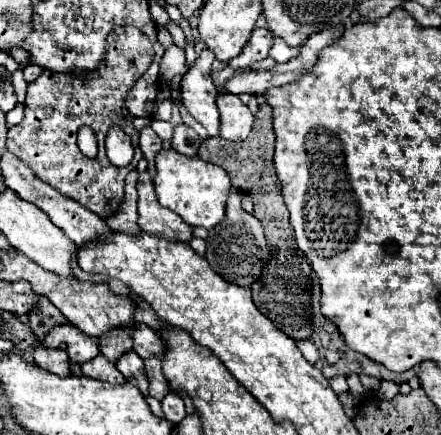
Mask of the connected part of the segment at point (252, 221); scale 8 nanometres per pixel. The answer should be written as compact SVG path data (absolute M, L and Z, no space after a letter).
M232 189L230 197L228 197L226 219L208 231L206 245L208 245L206 259L208 259L210 267L222 279L226 279L228 283L240 285L240 287L250 287L258 279L258 275L260 275L262 267L268 263L268 255L270 255L268 241L264 237L264 227L252 213L246 213L240 207L240 191L238 189Z

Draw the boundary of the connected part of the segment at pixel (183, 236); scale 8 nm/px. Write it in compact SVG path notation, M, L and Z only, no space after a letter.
M140 173L138 179L138 225L144 233L168 239L168 241L180 241L180 243L190 243L194 237L192 227L180 215L172 213L170 209L162 207L156 197L154 183L148 173Z

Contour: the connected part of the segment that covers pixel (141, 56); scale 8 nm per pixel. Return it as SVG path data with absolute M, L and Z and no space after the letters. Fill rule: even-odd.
M118 27L108 35L106 59L100 69L84 77L76 77L70 73L52 73L44 69L42 75L28 85L24 119L10 129L8 151L24 161L32 169L32 173L46 185L52 185L102 219L114 217L124 199L124 177L128 171L136 169L138 161L142 159L142 151L138 147L140 133L132 125L134 117L128 113L124 97L150 67L152 59L152 43L144 33L140 33L136 27ZM82 125L88 125L96 133L98 155L94 159L86 157L78 149L76 137ZM112 125L124 129L134 145L134 159L122 169L114 167L108 157L104 157L104 135Z

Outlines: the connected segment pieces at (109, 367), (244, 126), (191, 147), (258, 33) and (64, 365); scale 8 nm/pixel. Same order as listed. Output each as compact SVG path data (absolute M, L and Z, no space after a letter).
M104 355L94 357L92 361L82 365L82 373L90 379L98 379L98 381L108 381L108 383L124 383L124 375L116 369L116 365L112 365Z
M220 93L216 103L220 111L220 137L228 141L246 139L252 129L254 117L248 107L240 101L240 97L232 93Z
M180 125L180 127L174 129L172 147L174 147L178 153L182 153L182 155L186 155L186 157L196 157L200 143L201 139L192 127Z
M254 29L250 39L248 39L248 45L244 45L240 57L234 57L232 61L228 61L228 65L236 71L240 69L250 69L252 63L258 63L262 59L268 57L268 49L272 45L272 37L270 37L270 31L268 29Z
M36 347L34 363L58 377L70 377L70 359L62 349Z

